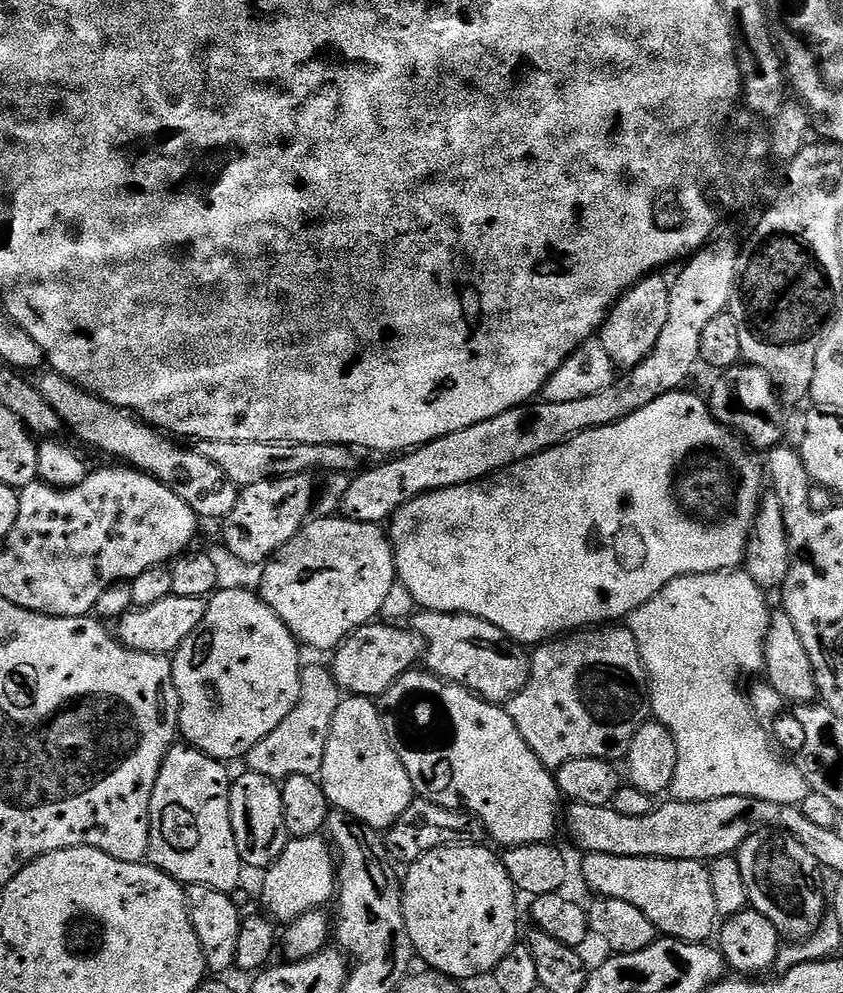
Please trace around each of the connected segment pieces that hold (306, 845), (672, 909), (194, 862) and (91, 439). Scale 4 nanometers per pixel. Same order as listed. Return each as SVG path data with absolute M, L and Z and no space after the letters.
M323 835L307 836L306 838L289 839L286 850L282 850L280 857L263 873L264 885L260 888L260 900L264 903L263 911L273 921L291 922L302 914L325 907L324 903L331 901L338 892L338 860L334 849Z
M597 852L585 855L584 880L596 891L597 897L605 900L630 902L650 918L657 933L674 940L704 942L718 928L718 917L714 906L714 886L710 886L710 874L699 860L663 860L662 858L634 858L633 856L611 856Z
M177 742L172 745L170 751L166 754L166 758L160 767L158 774L158 782L154 782L154 794L150 798L150 846L148 847L148 860L153 868L161 868L161 870L171 876L180 885L187 886L189 884L197 884L198 886L206 886L213 888L219 892L235 893L235 888L240 884L240 871L242 865L240 855L238 854L238 842L234 842L234 826L232 825L232 815L230 814L230 794L232 793L233 777L228 776L228 772L223 763L214 758L210 758L206 754L202 754L196 748L189 746L184 742Z
M49 371L48 376L38 380L40 393L50 402L54 414L58 414L61 425L68 428L84 444L105 452L108 456L117 456L117 461L131 466L138 472L144 472L147 476L153 476L162 486L174 490L190 510L194 510L197 517L223 522L234 510L234 506L240 497L237 486L230 482L210 462L210 458L202 458L202 454L195 447L183 448L179 439L165 434L161 429L145 424L143 420L125 412L122 408L116 408L110 402L106 402L100 396L93 396L85 388L67 380L65 376Z

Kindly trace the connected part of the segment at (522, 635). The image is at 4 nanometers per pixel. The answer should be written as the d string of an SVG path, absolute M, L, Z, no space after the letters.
M677 390L666 394L650 402L650 406L642 406L642 410L630 414L630 418L622 418L622 422L586 430L542 454L495 472L486 480L427 492L406 502L390 517L390 539L399 583L410 590L421 609L430 612L457 612L482 618L498 626L498 630L505 632L519 645L539 646L589 626L604 626L609 622L623 621L634 610L638 610L638 606L650 602L654 594L661 592L679 576L739 569L744 562L756 515L760 513L760 502L766 495L766 472L761 461L759 464L752 457L753 449L712 415L707 399L688 391Z

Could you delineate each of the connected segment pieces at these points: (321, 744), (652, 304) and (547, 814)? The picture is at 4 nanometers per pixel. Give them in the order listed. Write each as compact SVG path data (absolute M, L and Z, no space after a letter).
M312 664L308 668L307 665L300 673L300 693L294 710L290 710L290 714L286 714L286 718L282 718L282 722L278 722L278 726L248 752L247 771L269 776L277 782L283 782L289 776L319 777L330 726L341 699L342 689L332 676L331 667Z
M653 274L646 276L636 283L611 308L603 326L600 327L598 343L604 347L606 354L610 354L610 362L617 370L637 368L655 350L655 347L658 346L658 338L662 335L662 330L666 330L666 317L670 314L670 294L668 293L670 284L667 279L664 281L660 276L663 275Z
M413 670L402 674L392 683L390 690L386 690L384 695L379 697L378 707L380 717L384 720L384 729L390 738L390 746L394 746L398 758L402 758L402 766L406 766L406 774L410 774L413 793L419 799L429 800L438 806L446 806L447 808L462 808L465 812L469 812L471 816L477 816L484 824L484 829L488 831L489 837L493 841L496 839L501 844L501 849L504 850L526 846L527 844L547 844L553 839L552 835L555 834L556 827L559 824L561 827L562 824L562 804L560 808L562 797L560 788L556 784L556 777L540 761L538 754L534 754L534 750L530 750L530 746L526 746L526 738L522 738L522 734L518 734L518 726L514 726L510 714L501 705L490 704L481 696L475 696L464 685L452 684L440 676L433 676L427 670Z

